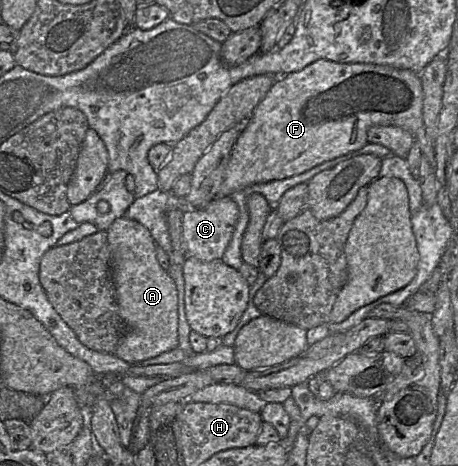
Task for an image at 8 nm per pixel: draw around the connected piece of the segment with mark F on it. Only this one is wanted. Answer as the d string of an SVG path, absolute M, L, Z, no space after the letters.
M320 59L306 66L301 71L276 77L277 79L271 89L268 91L263 100L257 105L251 117L244 123L244 129L239 134L235 144L233 145L224 172L224 179L218 191L218 198L230 197L234 192L251 185L286 179L299 175L326 161L330 161L350 152L359 150L368 143L367 132L373 126L396 126L410 132L414 136L415 141L419 144L422 155L426 157L435 172L436 157L434 142L428 138L423 122L423 90L419 74L410 70L397 69L387 65L376 65L371 63L337 63Z

